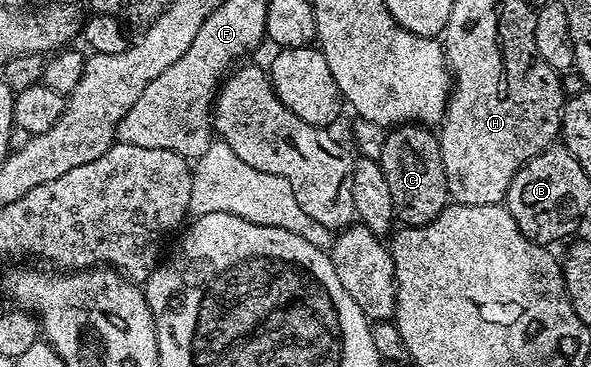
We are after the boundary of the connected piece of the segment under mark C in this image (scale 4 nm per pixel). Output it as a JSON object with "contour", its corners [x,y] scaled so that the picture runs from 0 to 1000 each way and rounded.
{"contour":[[[706,335],[662,349],[653,368],[643,447],[663,529],[667,589],[682,616],[731,608],[763,556],[758,488],[751,477],[751,433],[733,349]]]}

